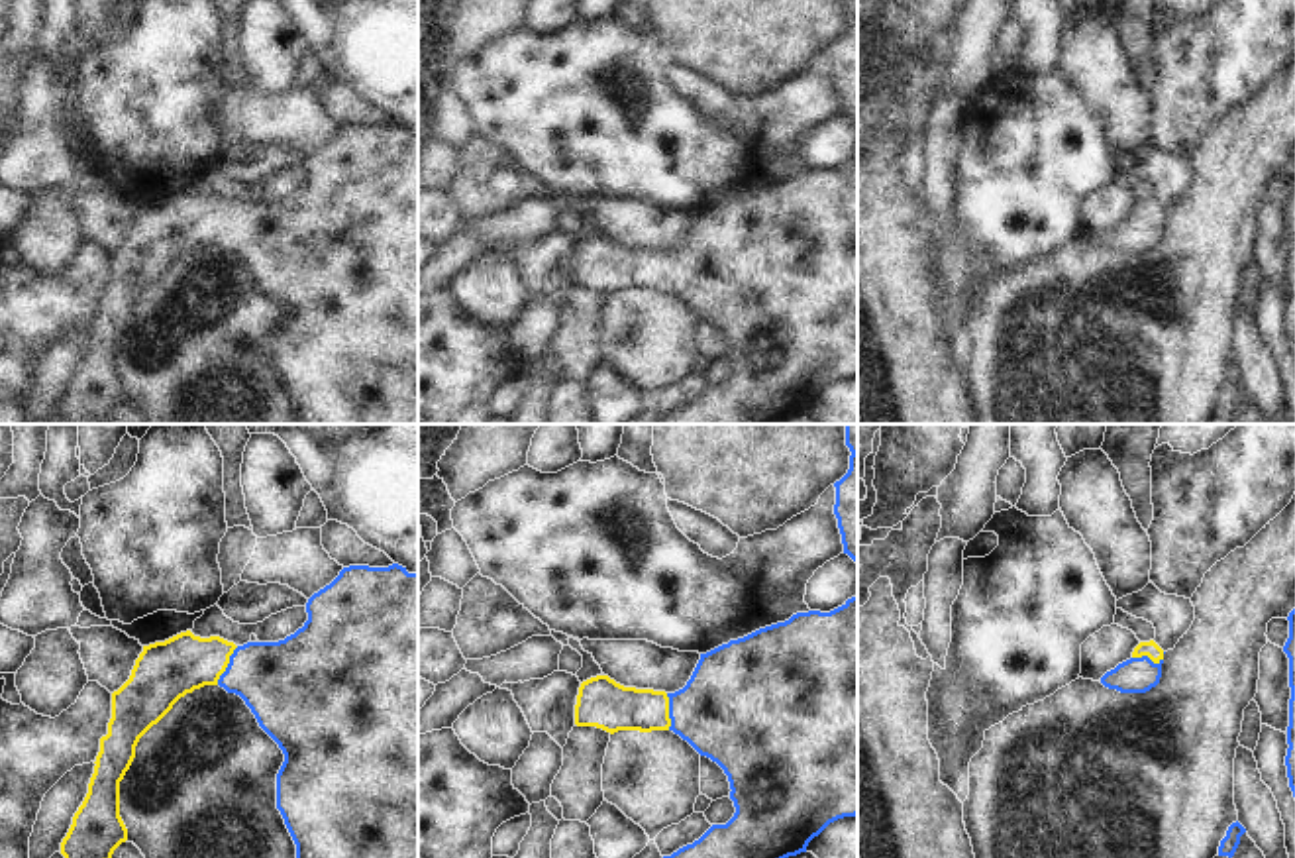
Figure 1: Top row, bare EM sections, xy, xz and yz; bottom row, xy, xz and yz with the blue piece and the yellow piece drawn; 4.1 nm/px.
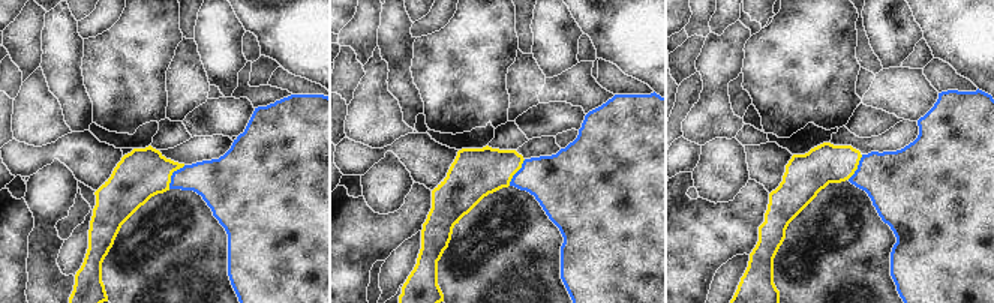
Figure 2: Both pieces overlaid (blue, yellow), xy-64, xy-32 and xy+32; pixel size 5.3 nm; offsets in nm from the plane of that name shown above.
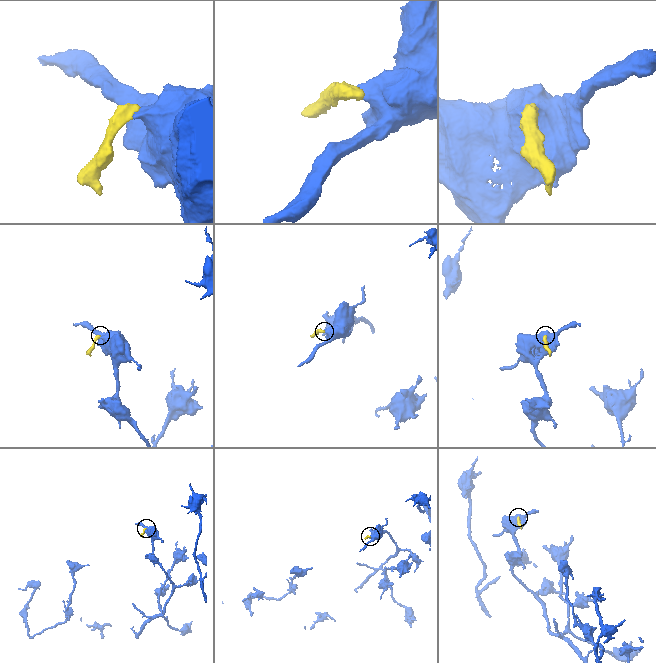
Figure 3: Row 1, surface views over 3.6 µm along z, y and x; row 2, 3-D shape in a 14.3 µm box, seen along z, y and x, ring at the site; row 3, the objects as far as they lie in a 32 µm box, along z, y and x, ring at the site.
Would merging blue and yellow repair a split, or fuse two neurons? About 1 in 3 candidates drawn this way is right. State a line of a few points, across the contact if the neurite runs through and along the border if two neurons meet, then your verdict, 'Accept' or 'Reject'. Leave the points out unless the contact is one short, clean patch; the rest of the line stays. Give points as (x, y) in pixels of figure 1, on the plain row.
Line: xy (285, 244), (228, 226), (177, 226), (167, 230). Accept

